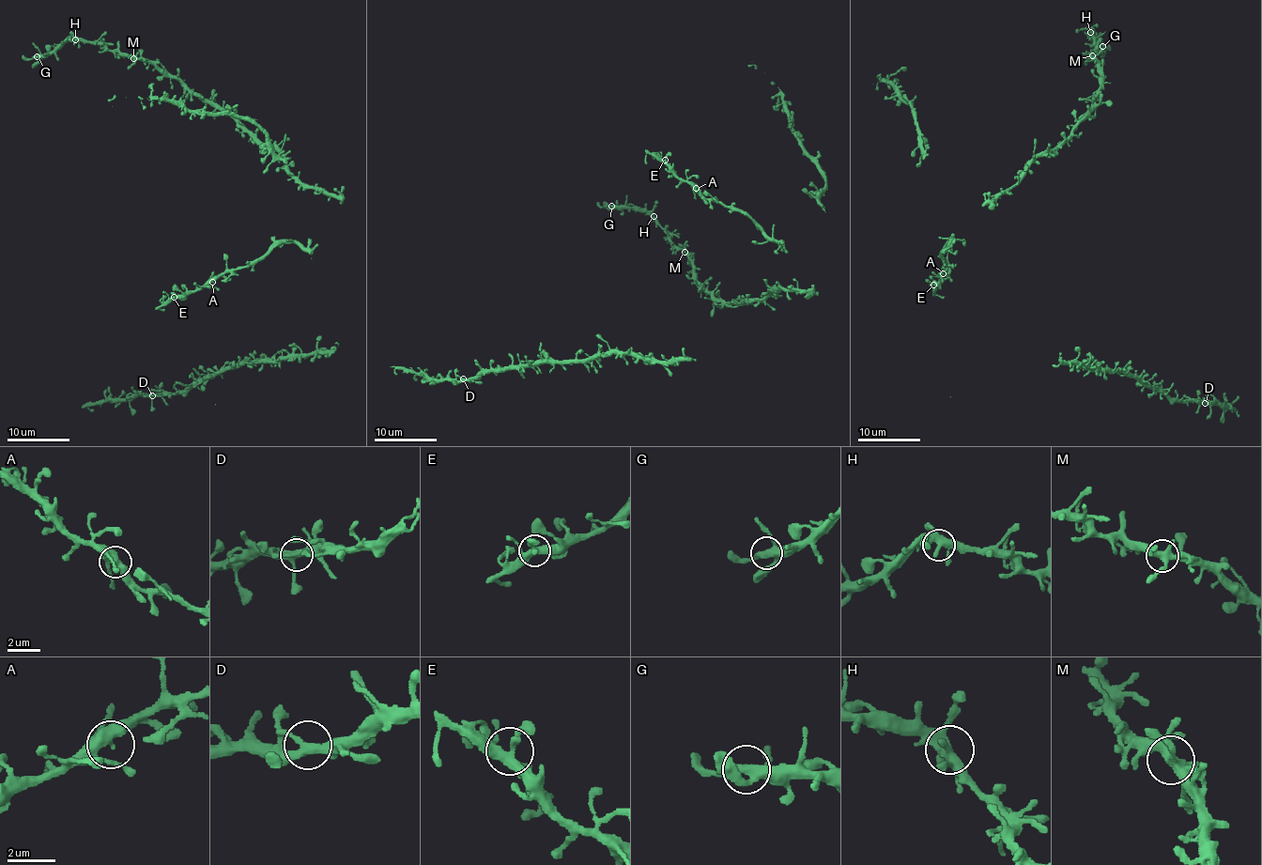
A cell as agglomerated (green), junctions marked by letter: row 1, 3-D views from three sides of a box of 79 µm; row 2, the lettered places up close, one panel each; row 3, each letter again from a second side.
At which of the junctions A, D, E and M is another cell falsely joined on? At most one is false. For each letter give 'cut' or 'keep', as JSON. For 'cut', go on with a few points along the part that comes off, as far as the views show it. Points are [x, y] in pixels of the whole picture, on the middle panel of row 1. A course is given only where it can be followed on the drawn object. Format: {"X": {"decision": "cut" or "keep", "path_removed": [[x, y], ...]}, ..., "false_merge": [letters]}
{"A": {"decision": "keep"}, "D": {"decision": "keep"}, "E": {"decision": "keep"}, "M": {"decision": "keep"}, "false_merge": []}

